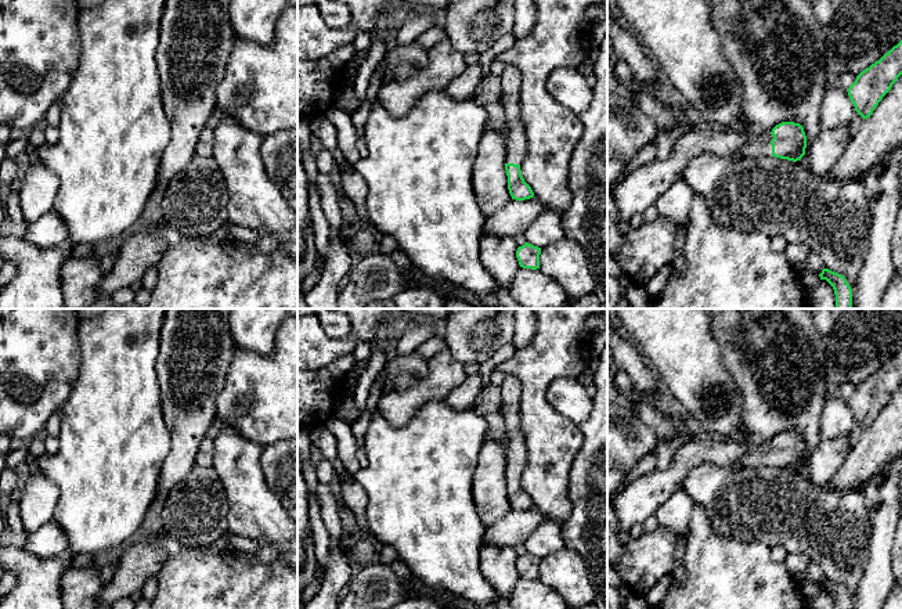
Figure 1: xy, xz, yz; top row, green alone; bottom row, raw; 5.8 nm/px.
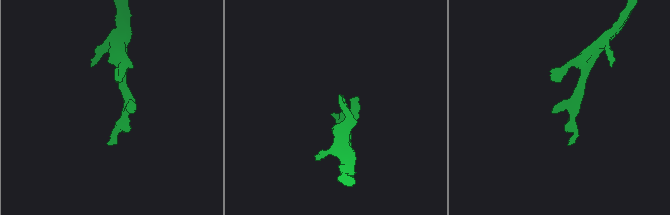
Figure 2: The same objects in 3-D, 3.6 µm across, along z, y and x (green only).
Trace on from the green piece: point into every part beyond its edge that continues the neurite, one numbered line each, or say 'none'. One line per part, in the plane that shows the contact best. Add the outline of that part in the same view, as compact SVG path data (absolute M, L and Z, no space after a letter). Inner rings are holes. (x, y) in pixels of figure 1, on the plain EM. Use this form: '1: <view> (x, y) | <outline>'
1: yz (641, 498) | M700 439L681 446L668 468L656 469L632 479L616 497L611 507L623 530L642 523L654 515L676 487L682 487L689 472L704 462L719 466L757 468L772 466L773 446L747 448L733 439Z

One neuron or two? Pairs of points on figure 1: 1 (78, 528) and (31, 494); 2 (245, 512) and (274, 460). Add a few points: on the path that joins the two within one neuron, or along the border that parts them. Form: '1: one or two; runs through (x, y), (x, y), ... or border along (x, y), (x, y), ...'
1: two; border along (46, 478), (58, 492), (53, 519)
2: two; border along (262, 447), (260, 468), (263, 478), (282, 505)

